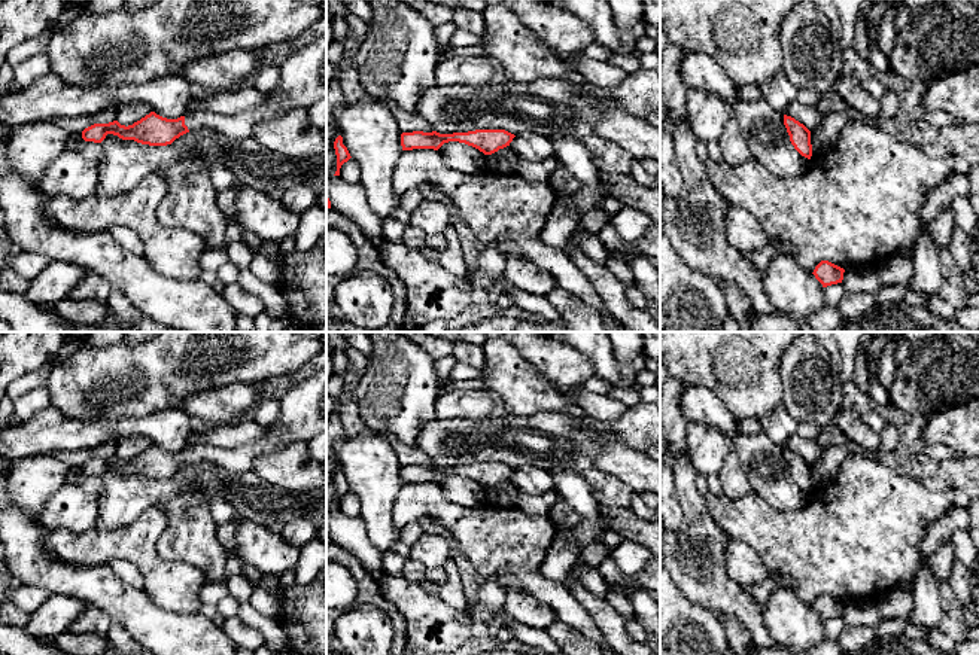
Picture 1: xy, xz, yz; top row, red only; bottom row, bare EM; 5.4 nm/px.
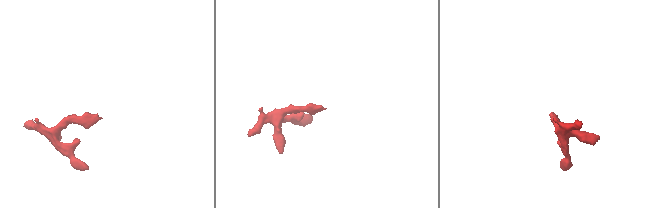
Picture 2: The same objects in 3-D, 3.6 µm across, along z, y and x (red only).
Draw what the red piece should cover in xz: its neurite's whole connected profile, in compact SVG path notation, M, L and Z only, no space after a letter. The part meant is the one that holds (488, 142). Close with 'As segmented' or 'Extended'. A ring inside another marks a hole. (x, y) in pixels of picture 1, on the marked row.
M475 130L468 132L440 134L437 131L402 132L402 150L434 149L438 150L444 143L459 141L472 146L484 155L492 155L499 149L510 146L516 135L505 130Z. As segmented

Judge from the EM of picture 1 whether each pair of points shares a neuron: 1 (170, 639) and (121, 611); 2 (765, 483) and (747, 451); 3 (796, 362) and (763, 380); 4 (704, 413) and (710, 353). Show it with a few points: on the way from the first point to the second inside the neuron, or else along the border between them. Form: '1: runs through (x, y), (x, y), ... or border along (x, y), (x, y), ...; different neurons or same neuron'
1: runs through (158, 631), (133, 611); same neuron
2: runs through (765, 475), (765, 469), (754, 459); same neuron
3: border along (787, 347), (781, 358), (781, 402); different neurons
4: border along (689, 384), (708, 387), (732, 413); different neurons

